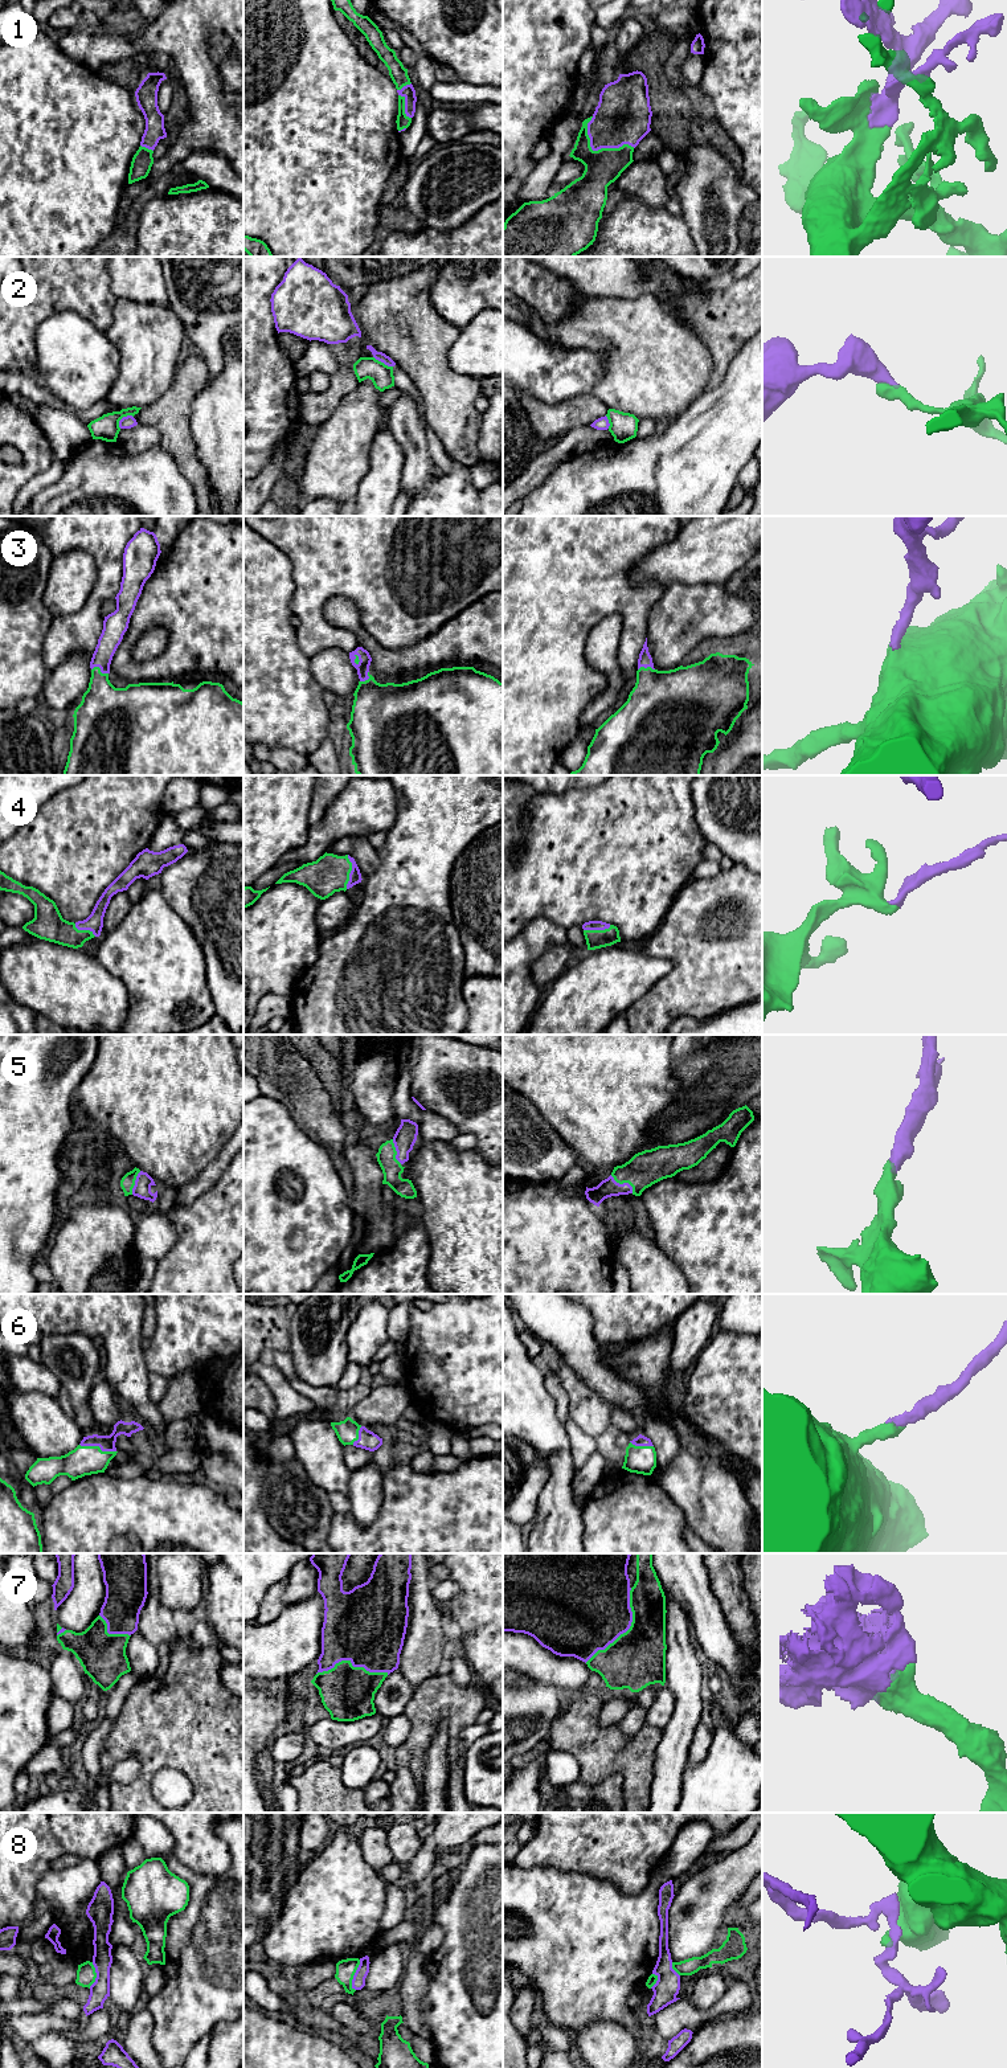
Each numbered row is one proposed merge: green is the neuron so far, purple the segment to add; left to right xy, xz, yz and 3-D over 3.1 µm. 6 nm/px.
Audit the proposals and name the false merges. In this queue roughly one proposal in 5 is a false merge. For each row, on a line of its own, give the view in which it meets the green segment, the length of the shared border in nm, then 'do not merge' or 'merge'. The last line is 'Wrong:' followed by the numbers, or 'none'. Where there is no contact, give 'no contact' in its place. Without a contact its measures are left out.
1: contact in yz; length 320 nm; merge
2: contact in xy; length 120 nm; do not merge
3: contact in xy; length 110 nm; merge
4: contact in xz; length 200 nm; merge
5: contact in yz; length 180 nm; merge
6: contact in xy; length 220 nm; merge
7: contact in yz; length 550 nm; merge
8: contact in xz; length 190 nm; do not merge
Wrong: 2, 8

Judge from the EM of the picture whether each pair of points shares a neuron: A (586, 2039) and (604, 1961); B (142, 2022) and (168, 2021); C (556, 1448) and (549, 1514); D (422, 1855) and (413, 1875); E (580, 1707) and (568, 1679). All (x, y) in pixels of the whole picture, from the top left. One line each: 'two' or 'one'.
A: two
B: two
C: one
D: one
E: two

